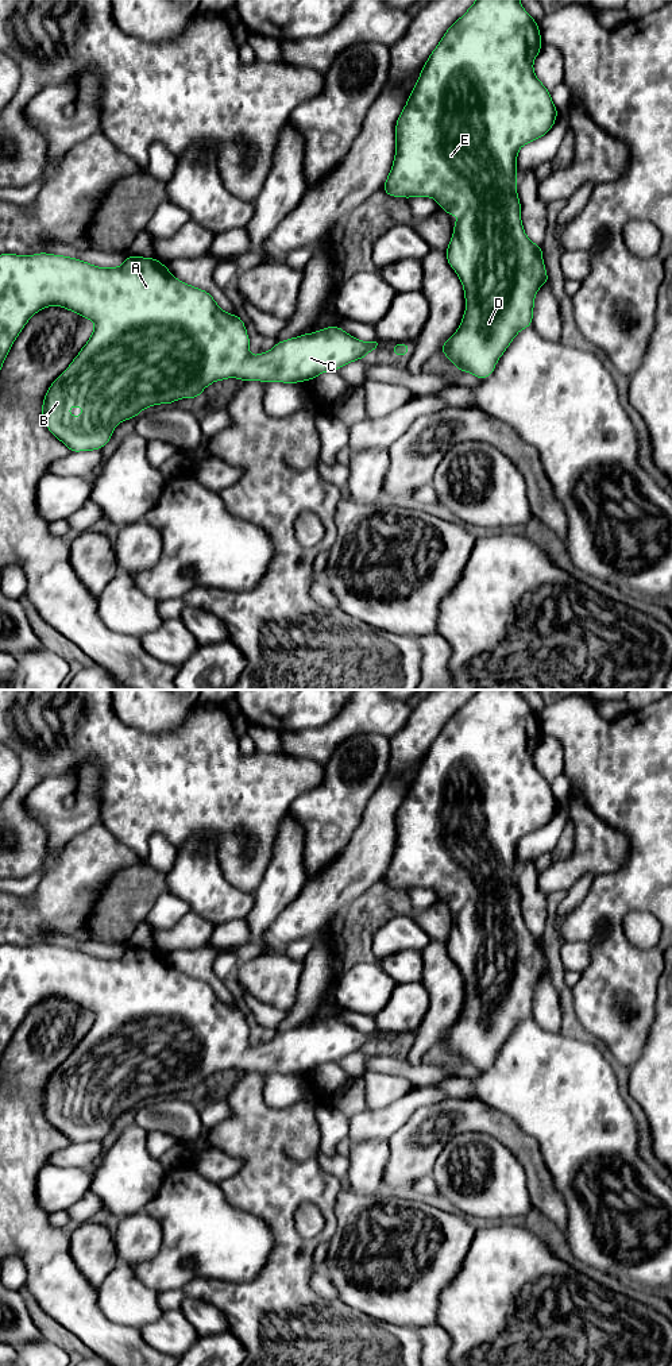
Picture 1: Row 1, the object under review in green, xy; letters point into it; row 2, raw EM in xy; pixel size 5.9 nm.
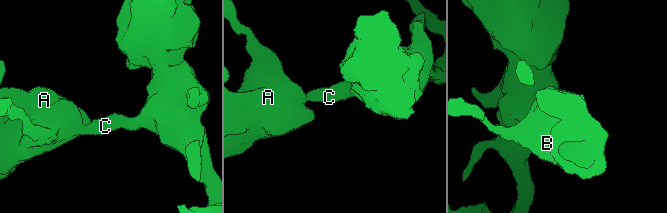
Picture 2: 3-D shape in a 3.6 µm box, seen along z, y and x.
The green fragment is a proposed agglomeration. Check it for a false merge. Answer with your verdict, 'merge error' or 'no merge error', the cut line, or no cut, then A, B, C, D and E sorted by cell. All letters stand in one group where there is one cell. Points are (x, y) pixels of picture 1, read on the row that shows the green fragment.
no merge error | no cut | A B C D E

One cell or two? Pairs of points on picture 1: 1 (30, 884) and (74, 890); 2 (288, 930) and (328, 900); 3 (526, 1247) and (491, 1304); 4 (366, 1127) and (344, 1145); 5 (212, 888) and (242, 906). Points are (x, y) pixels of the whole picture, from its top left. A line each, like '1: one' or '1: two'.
1: two
2: one
3: one
4: two
5: one

